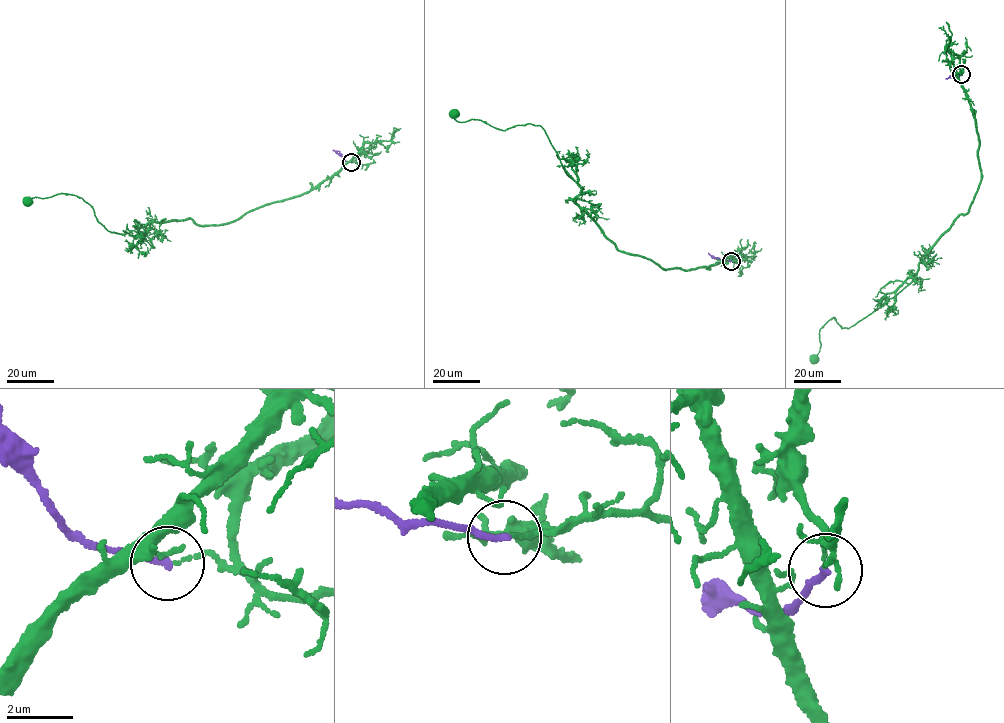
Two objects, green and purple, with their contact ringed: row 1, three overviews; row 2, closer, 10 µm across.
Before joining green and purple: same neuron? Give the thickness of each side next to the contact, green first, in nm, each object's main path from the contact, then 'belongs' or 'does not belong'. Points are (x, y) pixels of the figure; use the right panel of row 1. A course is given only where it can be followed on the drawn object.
50 nm thick on the green side, 190 nm on the other; green runs (961, 73), (954, 59), (979, 142), (969, 210), (895, 296), (849, 327), (826, 322), (816, 358); purple runs (961, 73), (958, 77), (945, 78); does not belong

